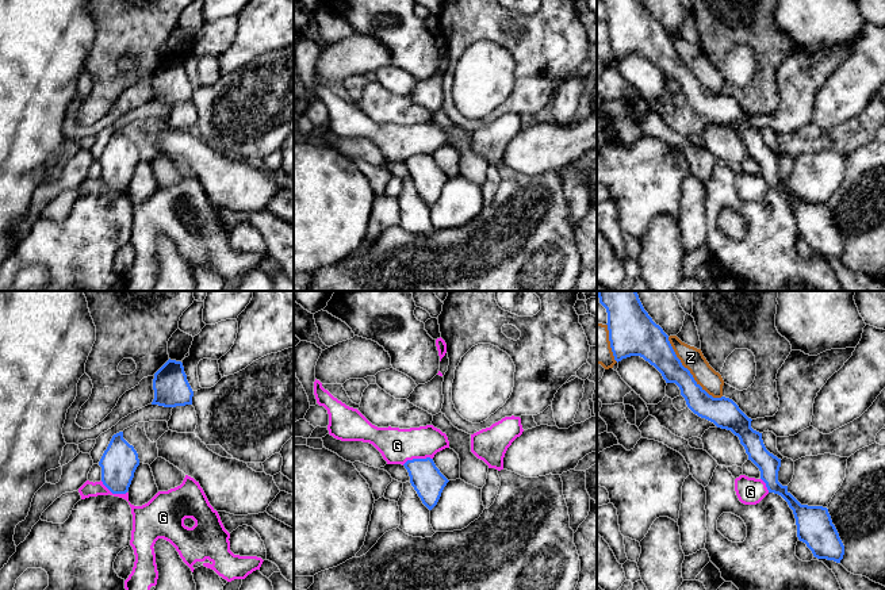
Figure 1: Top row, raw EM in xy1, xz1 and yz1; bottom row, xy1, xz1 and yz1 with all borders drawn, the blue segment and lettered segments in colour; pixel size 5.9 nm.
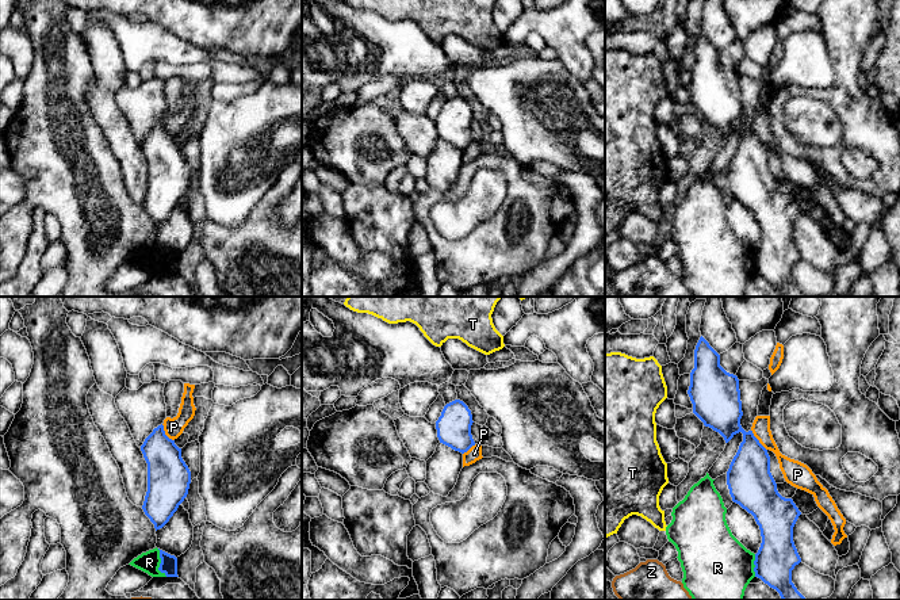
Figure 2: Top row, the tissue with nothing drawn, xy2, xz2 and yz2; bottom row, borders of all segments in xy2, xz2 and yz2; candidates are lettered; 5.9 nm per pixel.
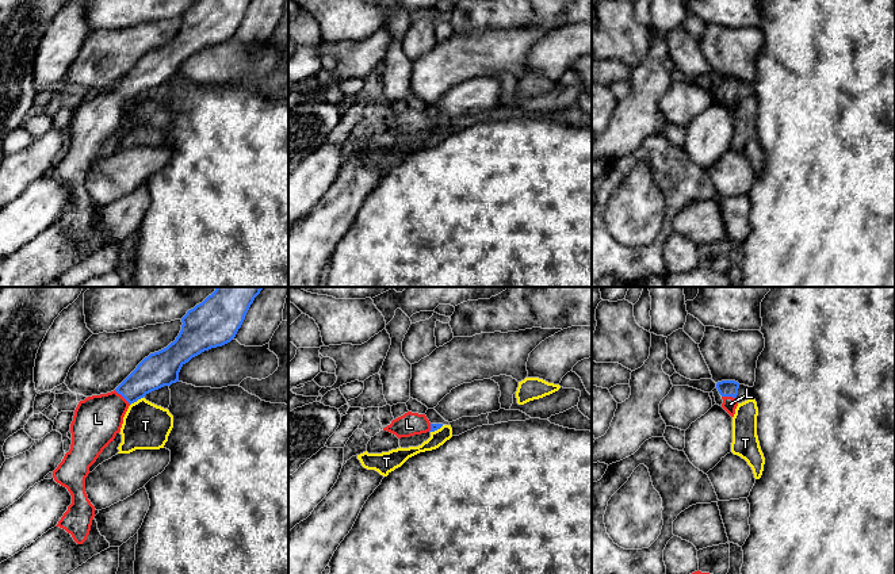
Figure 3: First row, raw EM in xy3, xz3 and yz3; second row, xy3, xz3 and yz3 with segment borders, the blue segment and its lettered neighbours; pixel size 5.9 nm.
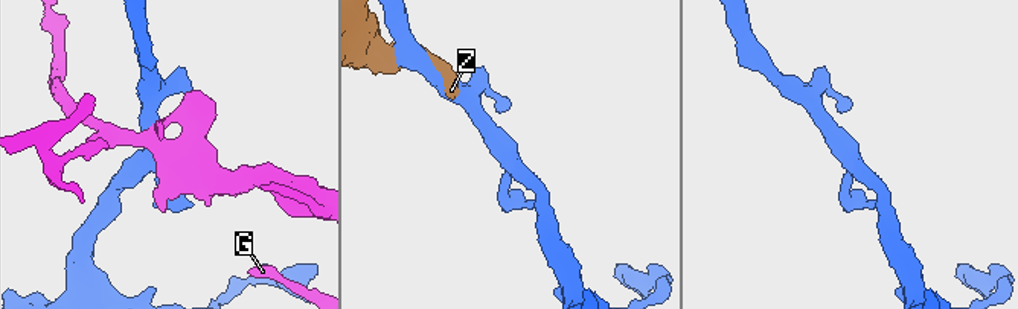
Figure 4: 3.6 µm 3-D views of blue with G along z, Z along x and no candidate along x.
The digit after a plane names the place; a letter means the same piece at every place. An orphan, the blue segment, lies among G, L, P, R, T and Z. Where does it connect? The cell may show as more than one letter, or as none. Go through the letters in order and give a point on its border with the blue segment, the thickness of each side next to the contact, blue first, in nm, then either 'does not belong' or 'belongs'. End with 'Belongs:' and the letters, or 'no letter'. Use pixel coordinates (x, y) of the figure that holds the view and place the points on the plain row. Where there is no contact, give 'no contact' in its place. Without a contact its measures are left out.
G: meets blue in xz1 at (417, 156); 190 nm thick on the blue side, 220 nm on the other; does not belong
L: meets blue in xy3 at (122, 92); 200 nm thick on the blue side, 280 nm on the other; belongs
P: meets blue in yz2 at (758, 137); 260 nm thick on the blue side, 110 nm on the other; does not belong
R: meets blue in xy2 at (160, 260); 100 nm thick on the blue side, 130 nm on the other; does not belong
T: meets blue in xy3 at (136, 98); 220 nm thick on the blue side, 280 nm on the other; does not belong
Z: meets blue in yz1 at (689, 68); 190 nm thick on the blue side, 130 nm on the other; does not belong
Belongs: L

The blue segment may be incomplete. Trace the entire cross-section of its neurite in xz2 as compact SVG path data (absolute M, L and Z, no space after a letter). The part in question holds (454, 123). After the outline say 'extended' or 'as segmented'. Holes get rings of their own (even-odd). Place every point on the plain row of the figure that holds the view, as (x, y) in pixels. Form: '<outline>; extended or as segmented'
M455 96L447 100L436 118L440 140L462 150L467 149L475 138L471 131L472 111L468 103Z; as segmented

